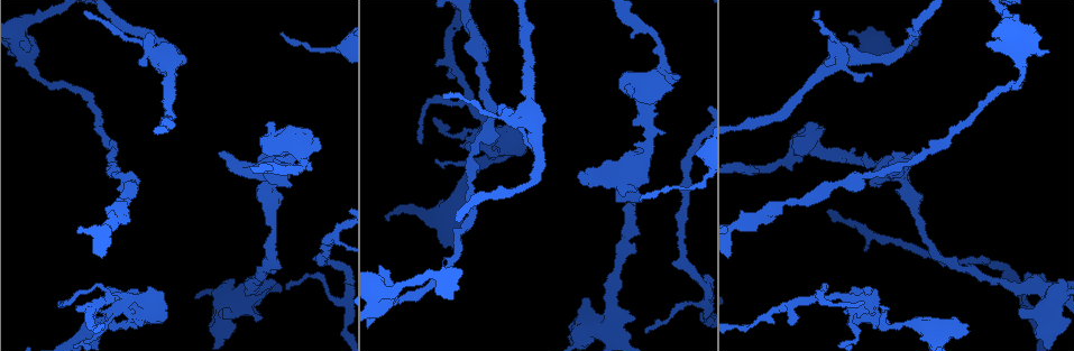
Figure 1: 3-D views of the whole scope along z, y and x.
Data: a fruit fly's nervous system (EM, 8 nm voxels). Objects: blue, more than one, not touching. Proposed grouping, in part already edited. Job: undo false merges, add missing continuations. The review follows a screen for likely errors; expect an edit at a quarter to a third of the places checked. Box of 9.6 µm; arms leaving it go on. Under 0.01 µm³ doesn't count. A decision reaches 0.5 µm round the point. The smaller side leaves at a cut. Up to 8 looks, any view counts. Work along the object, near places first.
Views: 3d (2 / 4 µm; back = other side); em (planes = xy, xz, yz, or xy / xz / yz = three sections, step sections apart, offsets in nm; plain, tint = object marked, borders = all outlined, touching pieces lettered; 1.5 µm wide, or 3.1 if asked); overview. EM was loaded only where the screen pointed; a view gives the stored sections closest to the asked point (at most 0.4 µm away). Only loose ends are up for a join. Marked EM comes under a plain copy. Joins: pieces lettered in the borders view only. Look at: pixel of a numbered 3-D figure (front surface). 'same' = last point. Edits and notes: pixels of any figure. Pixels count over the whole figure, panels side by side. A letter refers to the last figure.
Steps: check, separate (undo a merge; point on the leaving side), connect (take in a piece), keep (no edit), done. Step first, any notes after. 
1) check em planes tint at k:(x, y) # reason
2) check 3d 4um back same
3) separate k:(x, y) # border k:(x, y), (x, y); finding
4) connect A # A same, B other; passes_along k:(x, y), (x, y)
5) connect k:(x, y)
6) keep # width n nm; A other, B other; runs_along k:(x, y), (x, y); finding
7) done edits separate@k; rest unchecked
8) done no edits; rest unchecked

check 3d 4um at 1:(883, 327) # arms part here

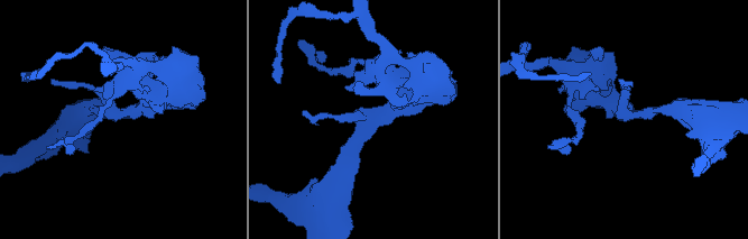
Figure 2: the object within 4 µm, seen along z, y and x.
check em yz step 8 borders at 2:(113, 113) # shape alone is not enough

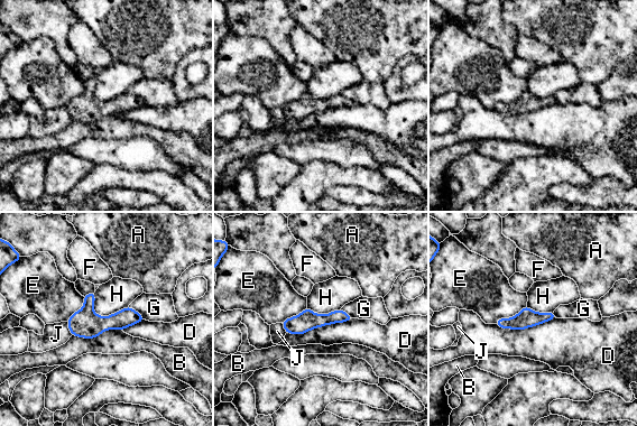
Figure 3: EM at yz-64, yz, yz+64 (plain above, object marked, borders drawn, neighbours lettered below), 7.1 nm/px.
keep # width 140 nm; A other, B other, D other, E other, F other, G other, H other, J other; runs_along 3:(347, 317), (286, 325); one cell here

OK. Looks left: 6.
check 3d 2um back at 1:(853, 149) # free end

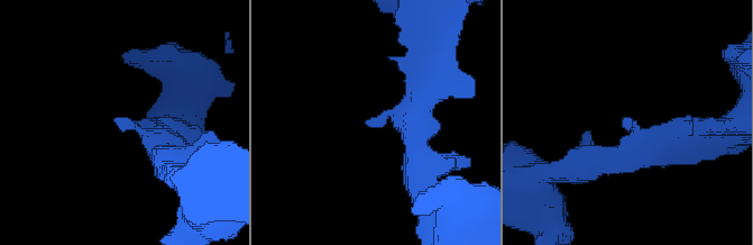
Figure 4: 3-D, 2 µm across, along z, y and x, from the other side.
check em xz step 4 borders at 4:(370, 126)

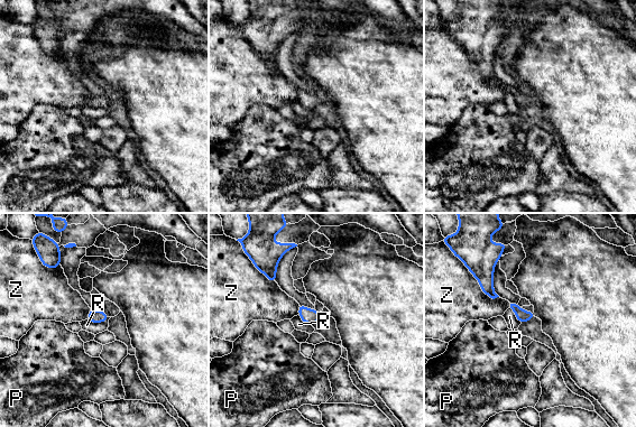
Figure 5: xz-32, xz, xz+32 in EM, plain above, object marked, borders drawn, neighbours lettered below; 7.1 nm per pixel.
check em planes borders same # cut it another way

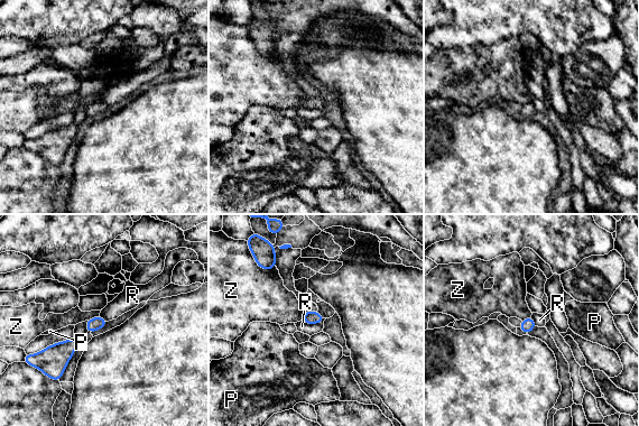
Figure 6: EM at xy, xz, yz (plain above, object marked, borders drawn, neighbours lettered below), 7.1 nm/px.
keep # P other, R other, Z other; border 6:(324, 318), (311, 324), (302, 321); none of them fits

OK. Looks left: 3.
check em planes borders at 1:(641, 199)

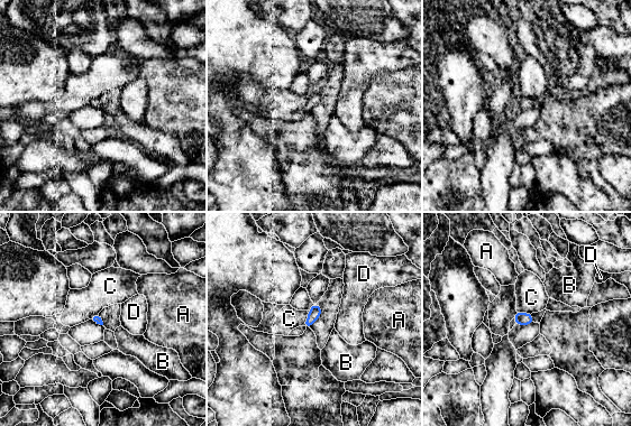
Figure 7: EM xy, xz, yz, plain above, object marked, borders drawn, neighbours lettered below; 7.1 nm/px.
keep # width 60 nm; longest_contact C 120 nm; A other, B other, C other, D other; none of them fits

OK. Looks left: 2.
done no edits; rest unchecked

